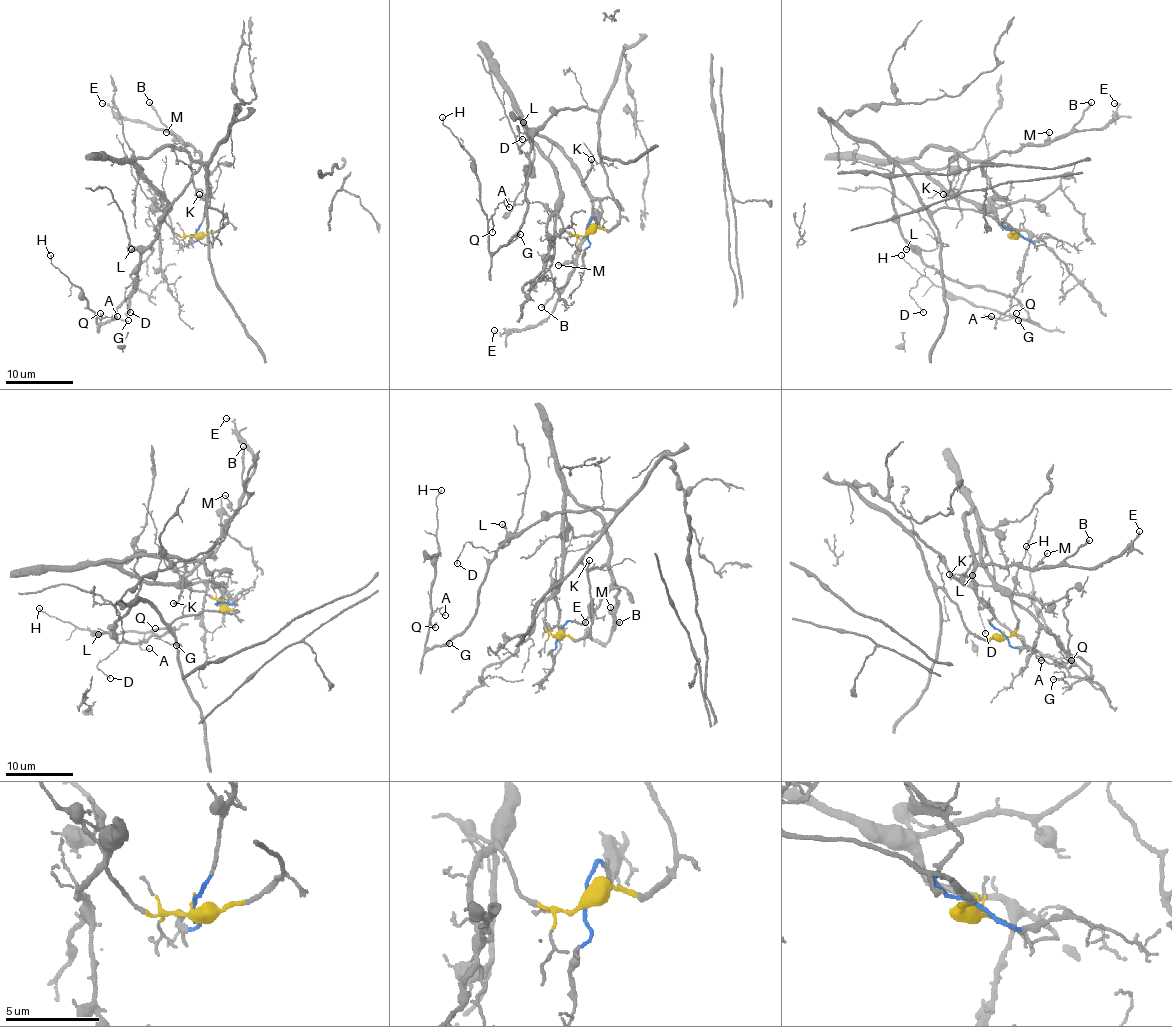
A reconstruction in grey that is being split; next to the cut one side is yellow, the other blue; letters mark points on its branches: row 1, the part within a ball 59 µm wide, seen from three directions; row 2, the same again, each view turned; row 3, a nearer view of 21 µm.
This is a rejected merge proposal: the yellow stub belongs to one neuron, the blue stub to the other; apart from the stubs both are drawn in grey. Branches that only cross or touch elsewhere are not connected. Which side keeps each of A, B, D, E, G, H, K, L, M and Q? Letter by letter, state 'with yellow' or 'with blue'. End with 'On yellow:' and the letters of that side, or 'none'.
A: with yellow
B: with blue
D: with yellow
E: with blue
G: with yellow
H: with yellow
K: with blue
L: with yellow
M: with blue
Q: with yellow
On yellow: A, D, G, H, L, Q

